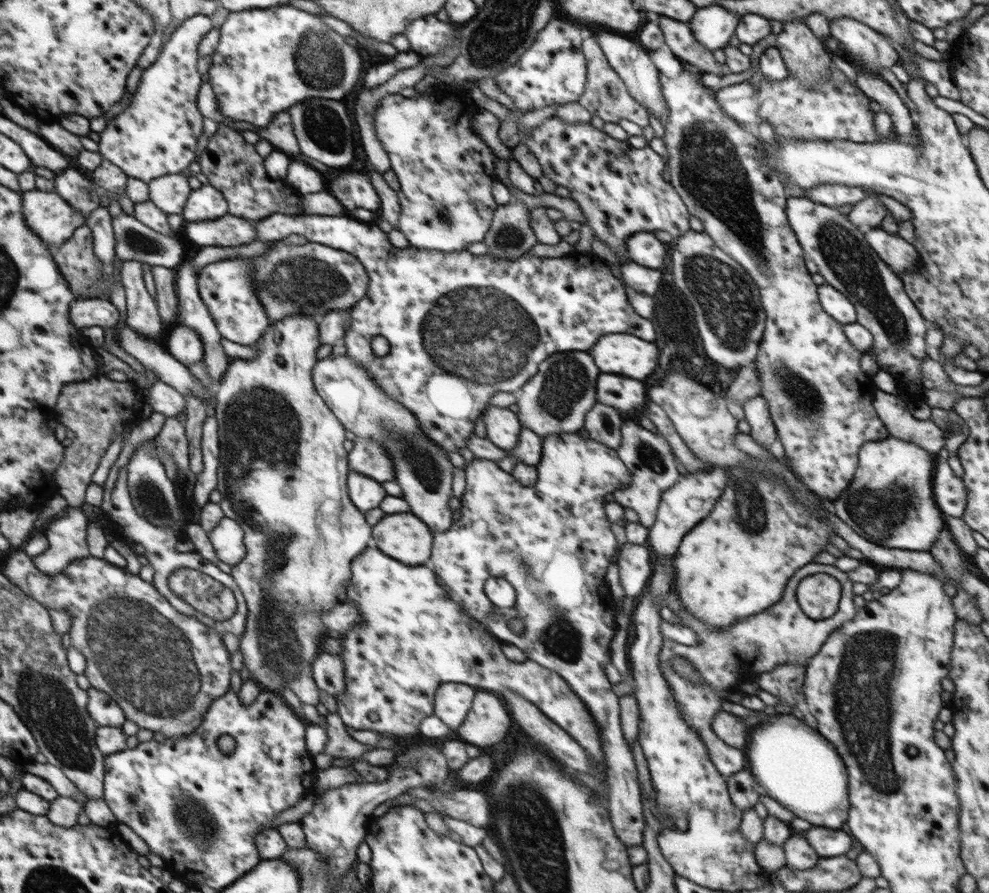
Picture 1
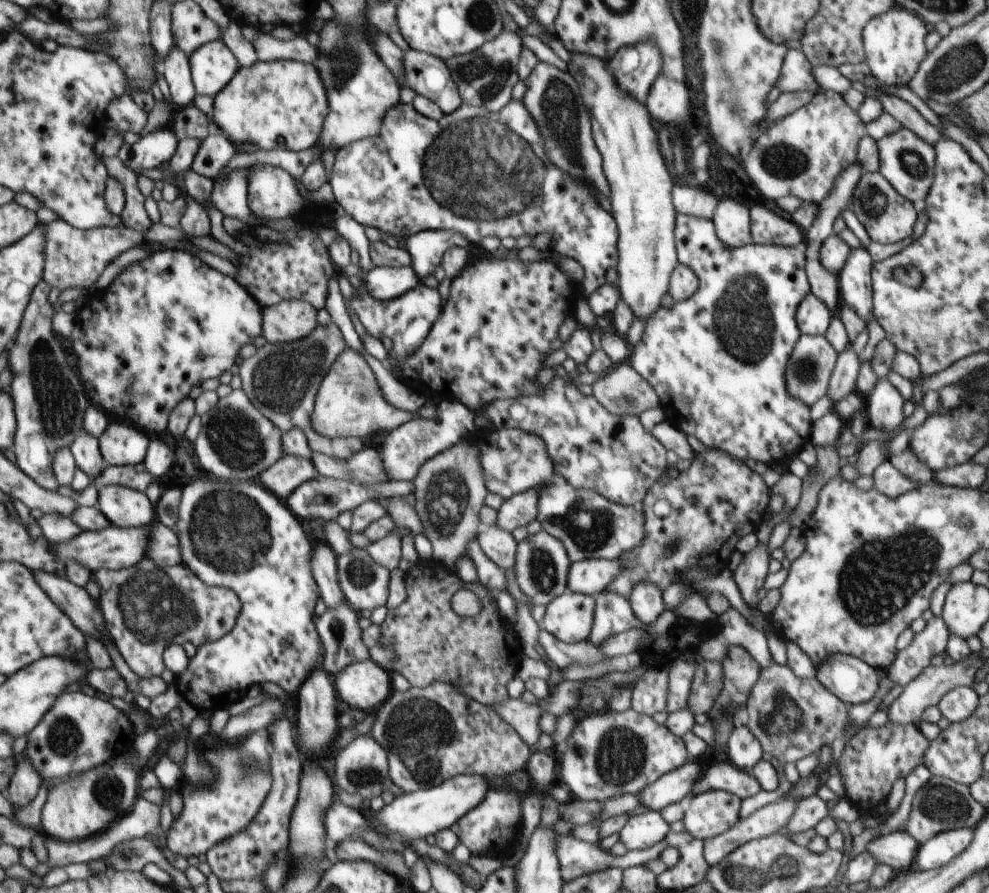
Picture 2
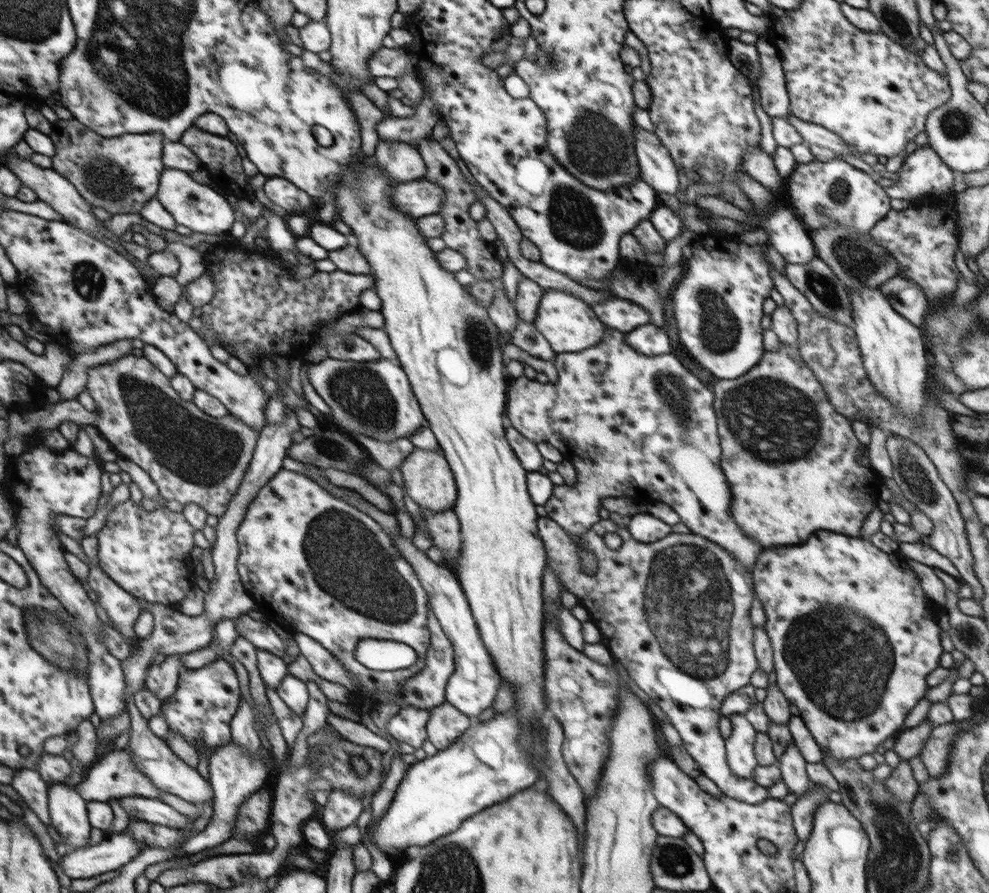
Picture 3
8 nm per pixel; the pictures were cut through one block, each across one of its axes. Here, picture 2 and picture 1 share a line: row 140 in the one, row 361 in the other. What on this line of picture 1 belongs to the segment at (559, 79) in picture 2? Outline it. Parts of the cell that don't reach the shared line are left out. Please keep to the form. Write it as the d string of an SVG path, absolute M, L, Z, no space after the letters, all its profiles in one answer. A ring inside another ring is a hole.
M586 352L552 354L540 364L538 372L516 394L517 418L540 438L559 432L578 432L586 413L597 403L597 378L600 369Z

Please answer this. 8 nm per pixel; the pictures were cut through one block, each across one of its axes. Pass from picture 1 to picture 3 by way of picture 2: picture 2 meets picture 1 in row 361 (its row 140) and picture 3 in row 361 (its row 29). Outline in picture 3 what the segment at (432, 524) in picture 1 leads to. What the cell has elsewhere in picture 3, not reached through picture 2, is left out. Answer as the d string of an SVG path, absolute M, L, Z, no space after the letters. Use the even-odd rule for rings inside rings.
M328 358L320 363L307 363L308 380L318 396L328 404L332 420L351 436L366 435L380 441L410 438L410 433L427 425L418 406L408 377L398 363L382 359L357 364Z

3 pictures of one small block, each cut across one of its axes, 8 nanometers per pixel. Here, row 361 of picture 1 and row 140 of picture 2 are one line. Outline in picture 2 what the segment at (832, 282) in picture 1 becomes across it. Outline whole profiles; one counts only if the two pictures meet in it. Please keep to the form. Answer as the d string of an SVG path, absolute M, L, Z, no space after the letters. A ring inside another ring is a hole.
M902 127L877 142L879 172L886 181L915 207L917 212L924 209L925 197L933 182L935 170L935 149L921 140L912 130Z

